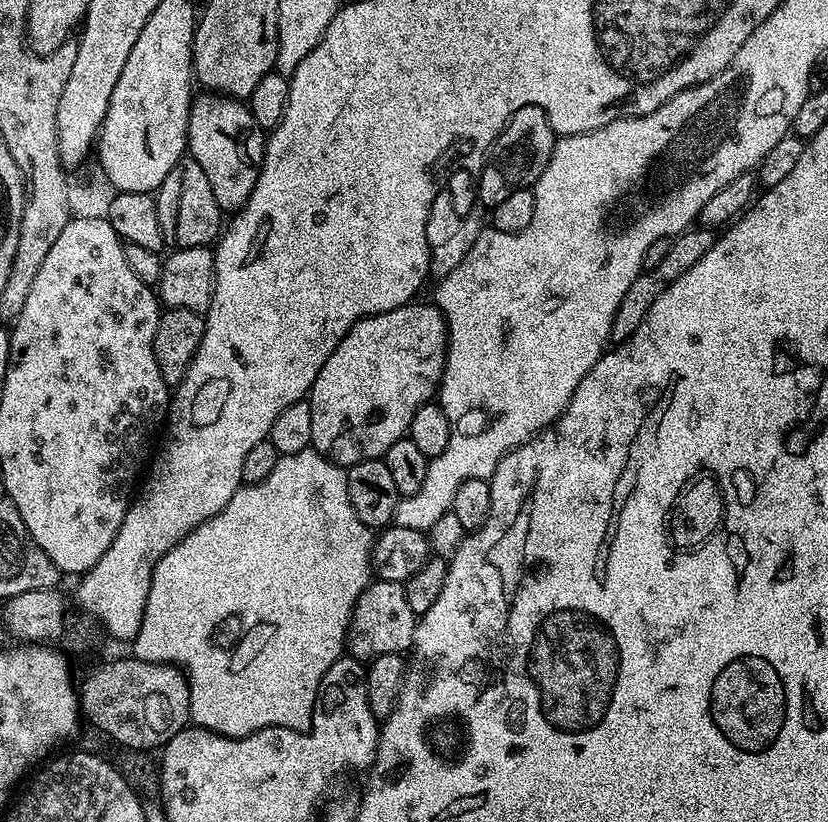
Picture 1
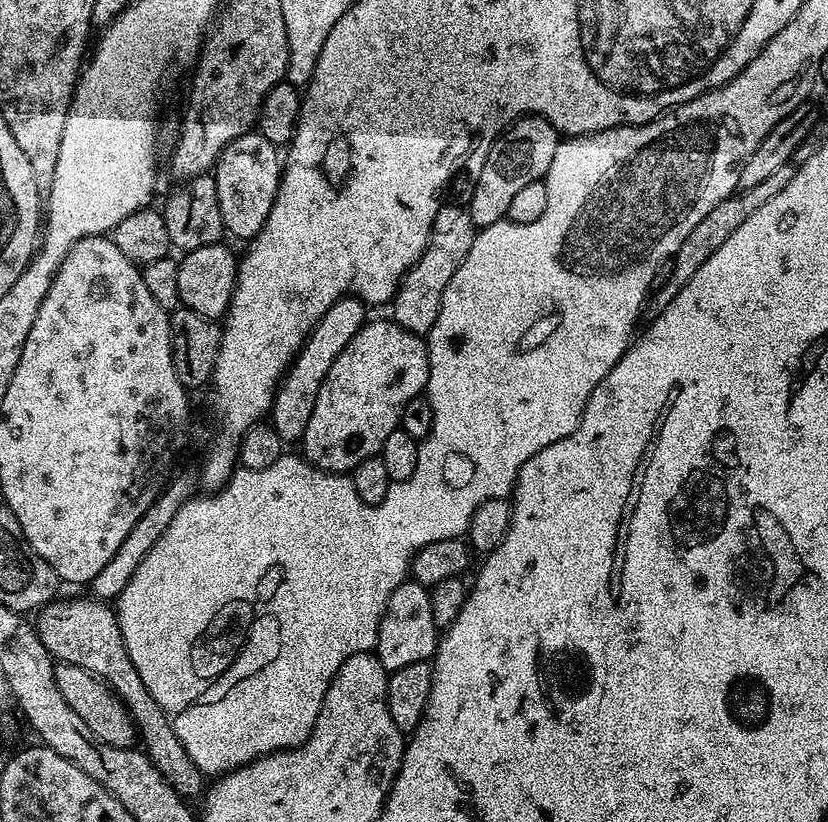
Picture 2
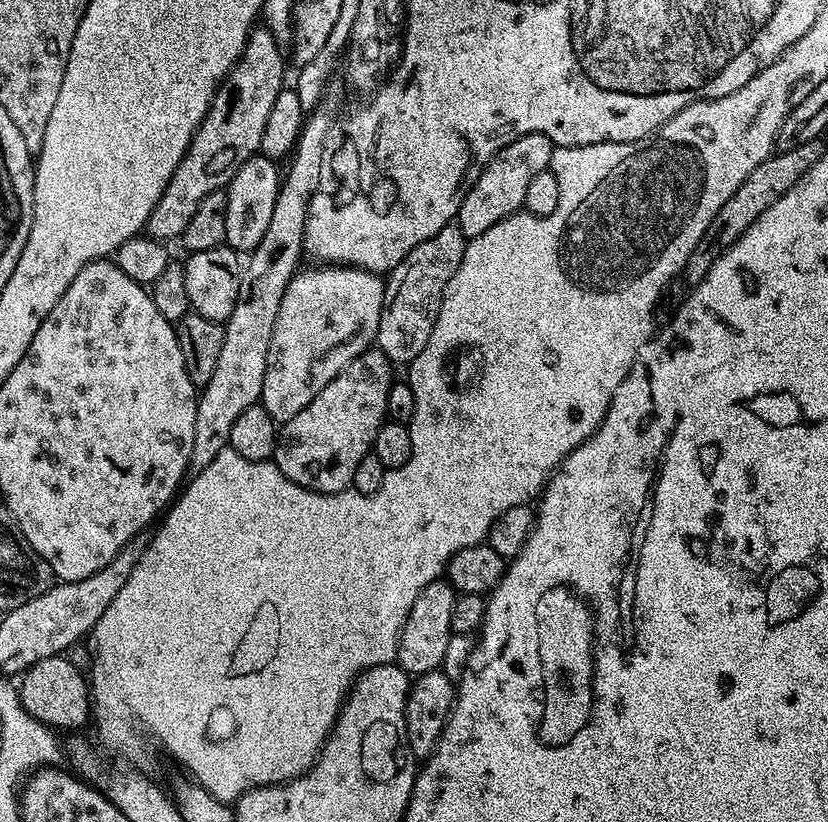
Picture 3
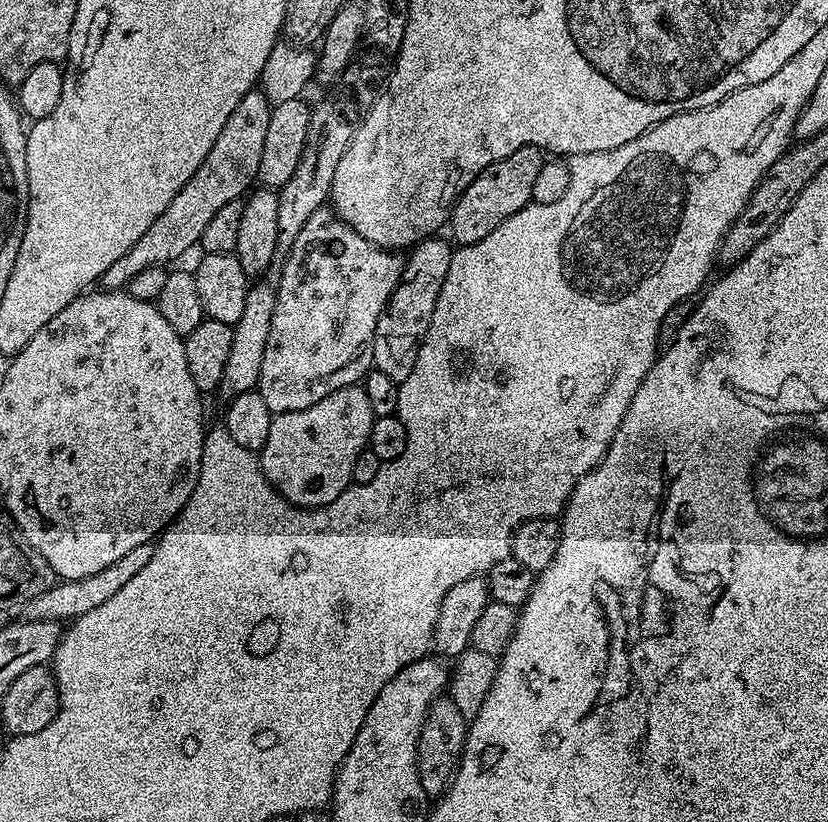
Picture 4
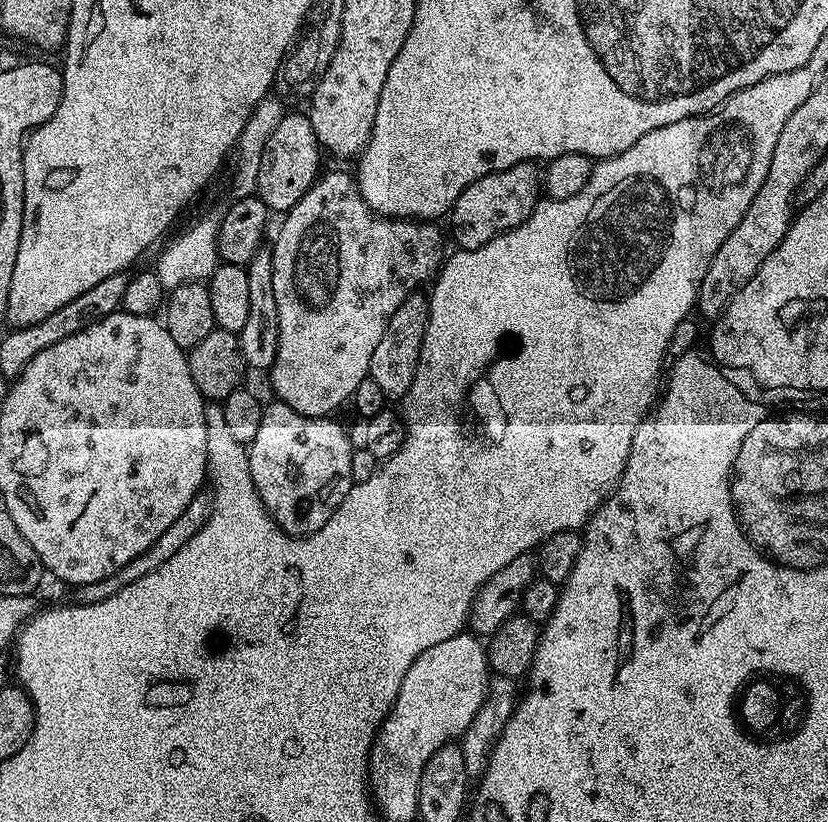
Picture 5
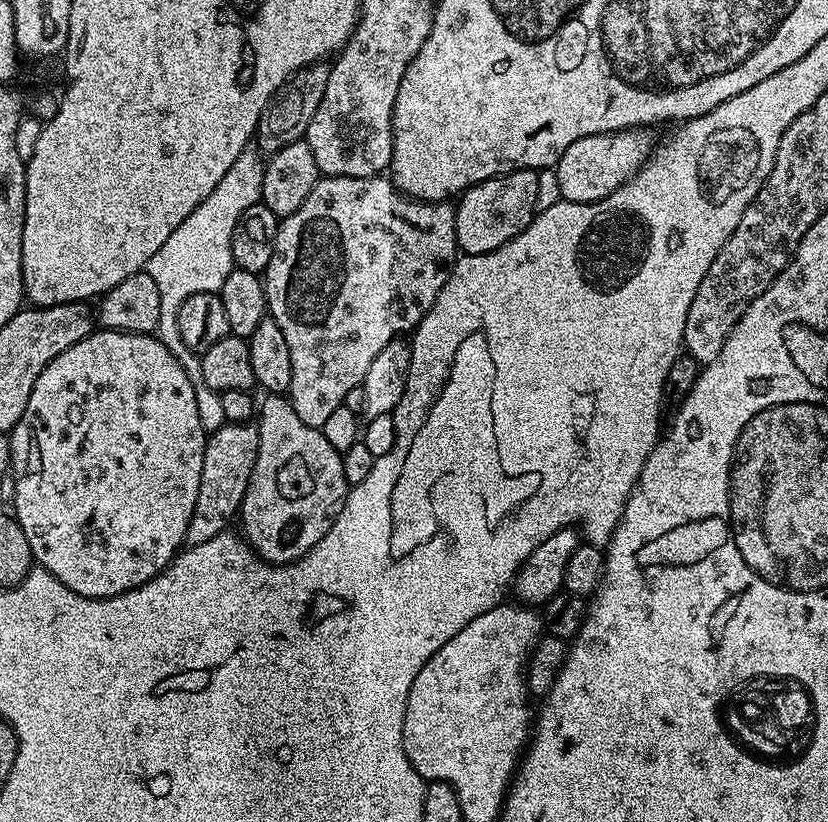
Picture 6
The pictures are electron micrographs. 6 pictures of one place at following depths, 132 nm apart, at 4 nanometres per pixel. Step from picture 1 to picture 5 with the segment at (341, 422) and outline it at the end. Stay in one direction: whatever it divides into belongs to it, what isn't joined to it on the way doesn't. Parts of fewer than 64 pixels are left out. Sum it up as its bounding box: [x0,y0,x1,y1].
[247,402,354,536]

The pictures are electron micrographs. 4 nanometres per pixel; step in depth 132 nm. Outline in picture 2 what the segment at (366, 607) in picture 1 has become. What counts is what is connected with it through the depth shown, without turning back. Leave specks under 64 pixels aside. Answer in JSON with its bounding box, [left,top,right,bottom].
[374,579,438,674]

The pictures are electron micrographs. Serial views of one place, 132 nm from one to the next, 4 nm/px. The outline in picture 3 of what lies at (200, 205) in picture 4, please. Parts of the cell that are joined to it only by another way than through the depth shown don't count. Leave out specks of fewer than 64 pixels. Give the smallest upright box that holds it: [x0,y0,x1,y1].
[146,27,286,242]

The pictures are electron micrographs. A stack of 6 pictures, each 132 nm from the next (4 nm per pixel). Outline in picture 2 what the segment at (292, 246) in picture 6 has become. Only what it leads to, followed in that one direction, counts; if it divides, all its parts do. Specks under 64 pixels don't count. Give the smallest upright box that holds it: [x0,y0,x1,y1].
[270,298,366,441]

